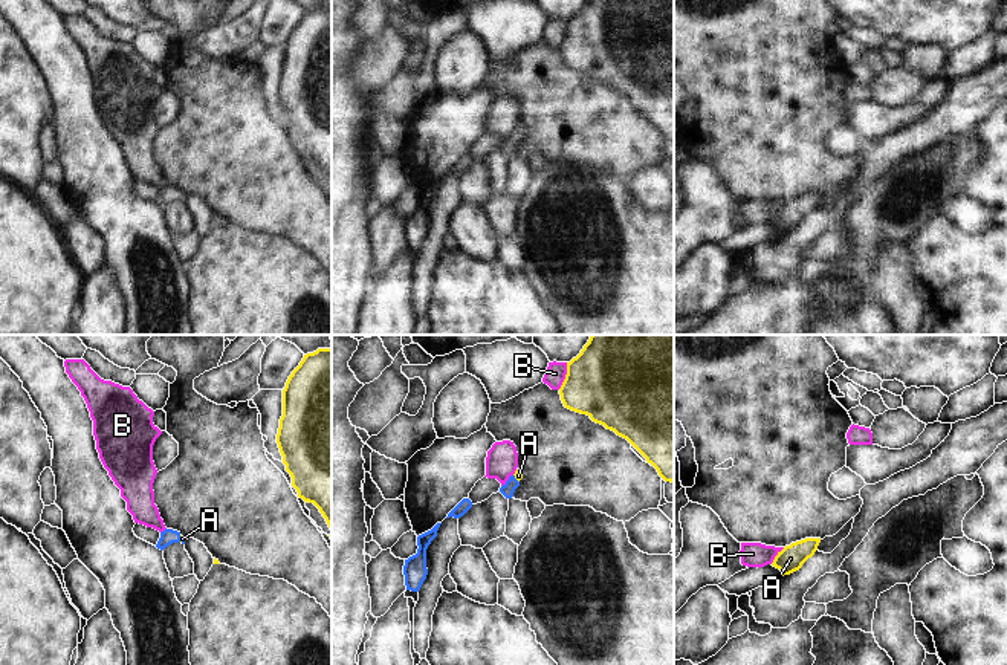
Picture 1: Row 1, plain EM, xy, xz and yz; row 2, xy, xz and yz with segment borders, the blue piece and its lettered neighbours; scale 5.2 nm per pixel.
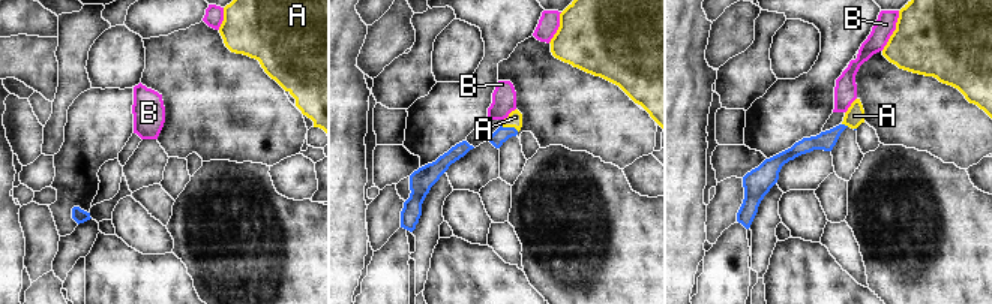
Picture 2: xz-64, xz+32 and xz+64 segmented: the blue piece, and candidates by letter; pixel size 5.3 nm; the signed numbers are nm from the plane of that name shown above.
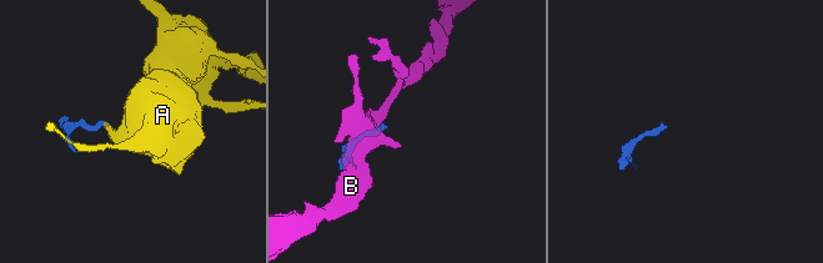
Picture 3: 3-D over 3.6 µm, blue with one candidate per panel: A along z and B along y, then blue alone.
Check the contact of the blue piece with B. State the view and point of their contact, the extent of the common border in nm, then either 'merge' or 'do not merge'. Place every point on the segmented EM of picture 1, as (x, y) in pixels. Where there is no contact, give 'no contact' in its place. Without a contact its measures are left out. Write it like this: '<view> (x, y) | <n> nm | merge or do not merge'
xz (508, 480) | 90 nm | do not merge

